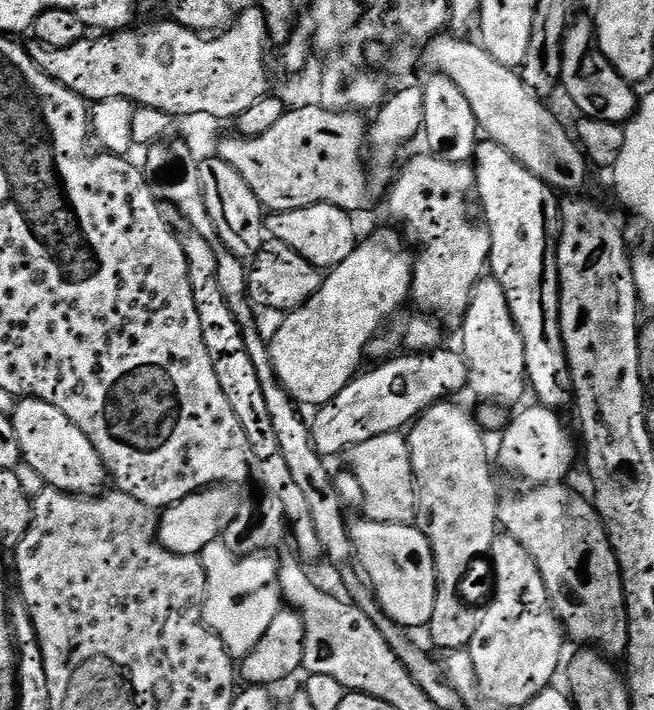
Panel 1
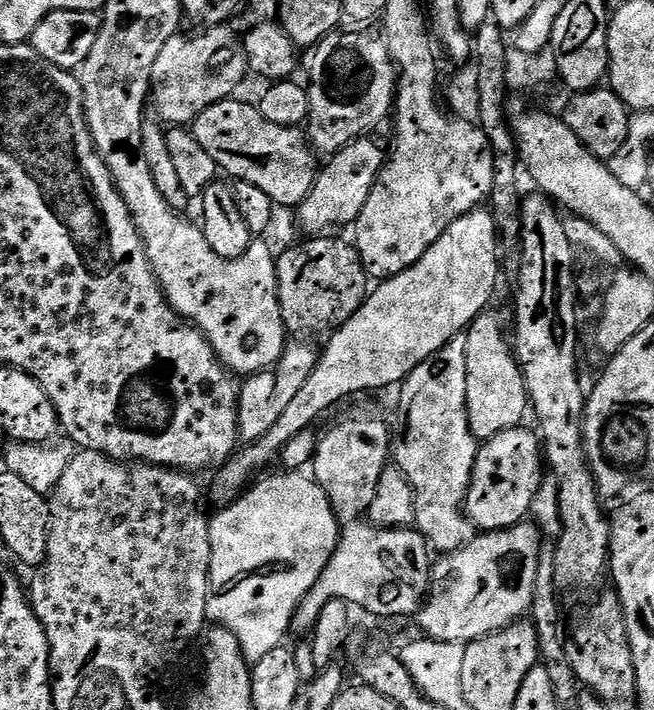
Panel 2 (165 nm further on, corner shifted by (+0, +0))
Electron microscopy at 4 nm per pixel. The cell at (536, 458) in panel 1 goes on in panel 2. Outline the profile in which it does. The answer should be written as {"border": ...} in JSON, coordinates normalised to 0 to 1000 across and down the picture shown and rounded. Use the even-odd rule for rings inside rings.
{"border":[[[806,601],[781,603],[732,627],[716,685],[716,700],[709,703],[708,718],[723,745],[742,749],[766,749],[771,744],[786,744],[809,725],[812,707],[821,694],[829,669],[829,621],[818,607],[806,608]]]}

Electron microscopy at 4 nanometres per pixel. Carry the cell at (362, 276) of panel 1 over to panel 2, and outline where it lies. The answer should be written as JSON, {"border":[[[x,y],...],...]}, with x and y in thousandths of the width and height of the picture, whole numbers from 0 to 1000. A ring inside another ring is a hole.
{"border":[[[442,483],[414,523],[381,528],[372,537],[375,541],[364,546],[361,601],[369,621],[399,620],[407,611],[407,606],[413,606],[413,600],[419,600],[419,594],[425,594],[425,583],[431,583],[431,577],[437,577],[437,572],[443,572],[443,566],[450,566],[456,549],[462,549],[462,542],[468,539],[468,532],[474,532],[474,521],[480,521],[486,496],[485,492],[480,493],[471,486],[476,483],[459,483],[465,485]]]}

